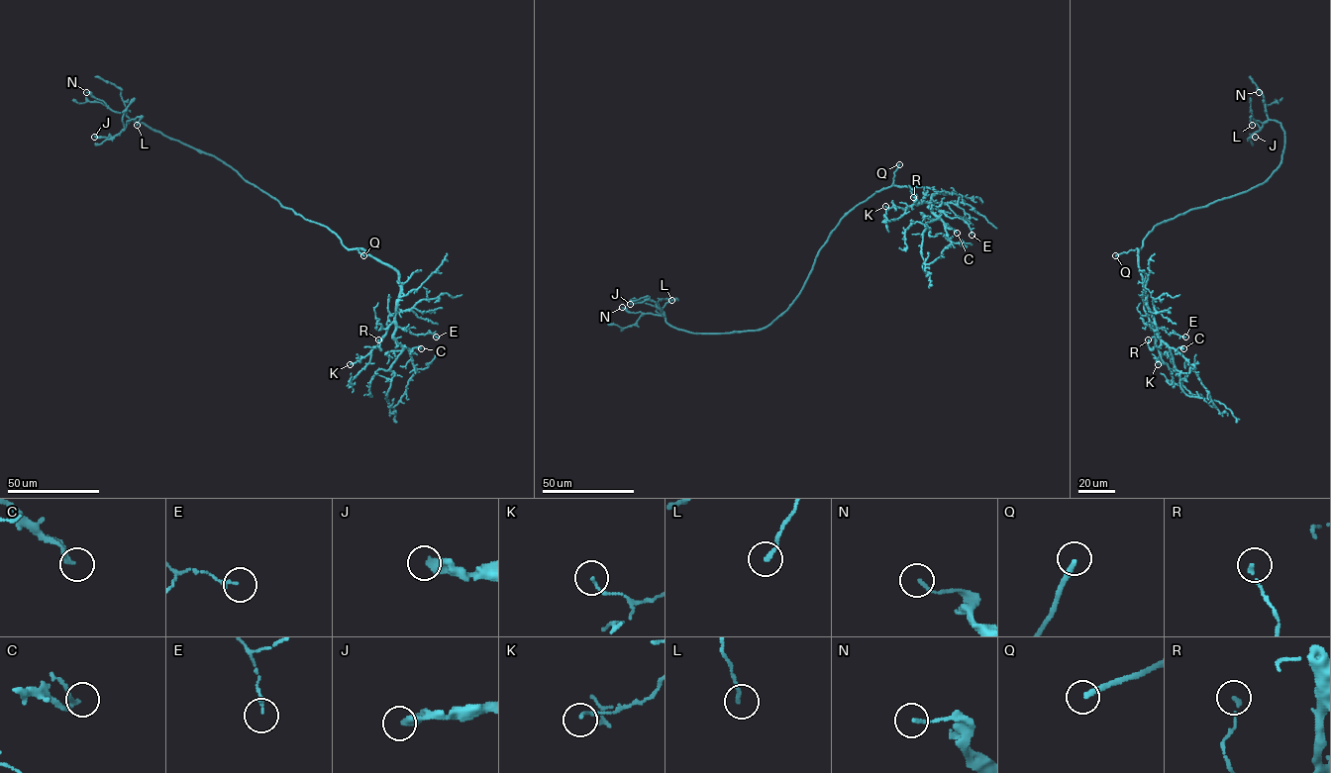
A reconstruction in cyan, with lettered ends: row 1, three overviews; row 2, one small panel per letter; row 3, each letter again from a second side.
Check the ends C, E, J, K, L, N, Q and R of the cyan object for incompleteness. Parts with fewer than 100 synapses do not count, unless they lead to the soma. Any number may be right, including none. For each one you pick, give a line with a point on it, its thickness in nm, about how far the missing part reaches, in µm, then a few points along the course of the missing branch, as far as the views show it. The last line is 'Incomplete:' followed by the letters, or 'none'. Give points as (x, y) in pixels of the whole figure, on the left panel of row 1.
Q: Place: (363, 255). Thickness 220 nm. Missing length about 10 µm
Incomplete: Q

